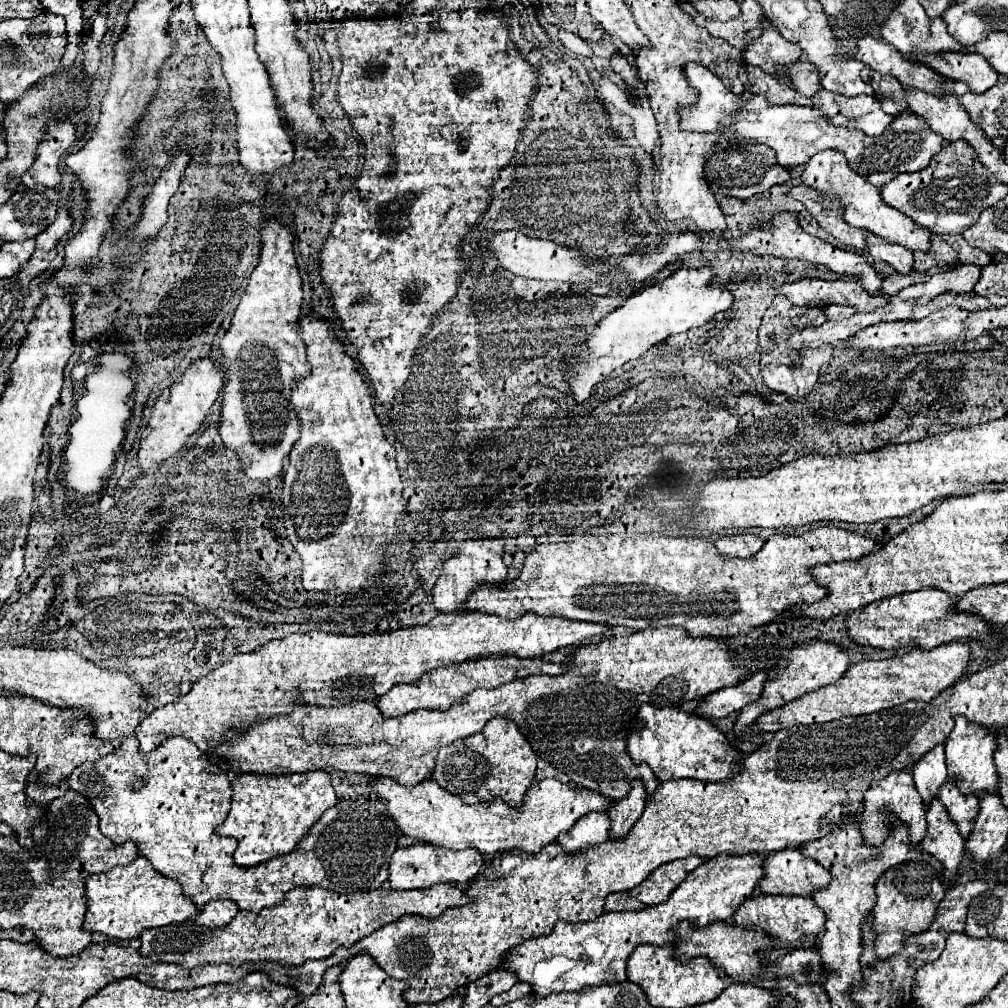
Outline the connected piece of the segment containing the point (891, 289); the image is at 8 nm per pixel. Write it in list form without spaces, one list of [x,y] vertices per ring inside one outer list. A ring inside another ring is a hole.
[[[935,269],[927,271],[925,275],[917,275],[915,271],[907,273],[907,275],[899,275],[899,273],[893,273],[893,275],[885,277],[885,281],[883,281],[883,287],[881,287],[881,295],[883,295],[883,293],[885,293],[885,295],[895,295],[895,293],[899,293],[901,289],[905,289],[905,287],[909,287],[909,285],[913,285],[913,283],[919,283],[919,281],[927,281],[927,279],[929,279],[927,275],[931,275],[931,273],[935,273]]]

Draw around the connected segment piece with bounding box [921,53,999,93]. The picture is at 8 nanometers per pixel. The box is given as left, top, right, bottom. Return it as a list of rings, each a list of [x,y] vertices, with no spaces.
[[[975,53],[925,55],[921,61],[931,69],[939,71],[939,75],[967,83],[975,93],[985,93],[999,79],[999,73],[989,67],[989,63],[981,55]]]

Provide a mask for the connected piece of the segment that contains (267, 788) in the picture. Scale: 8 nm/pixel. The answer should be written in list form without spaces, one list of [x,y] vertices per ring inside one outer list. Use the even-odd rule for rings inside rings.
[[[325,771],[291,773],[291,775],[251,775],[245,773],[233,783],[231,811],[219,833],[235,837],[239,841],[235,851],[235,865],[255,867],[283,853],[291,853],[301,839],[305,839],[311,827],[321,815],[337,803],[331,779]]]

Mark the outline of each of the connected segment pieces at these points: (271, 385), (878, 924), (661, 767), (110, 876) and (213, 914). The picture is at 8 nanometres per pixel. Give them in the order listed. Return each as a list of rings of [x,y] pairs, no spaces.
[[[267,223],[261,231],[261,243],[259,265],[251,273],[247,291],[221,339],[221,363],[227,365],[219,433],[227,449],[241,453],[241,471],[249,479],[269,481],[283,475],[285,459],[299,439],[299,423],[289,401],[289,389],[299,379],[305,379],[311,369],[299,337],[303,291],[291,247],[293,235],[279,223]]]
[[[907,861],[895,865],[877,881],[875,893],[877,903],[873,907],[873,931],[877,933],[873,941],[873,953],[879,959],[889,959],[905,949],[905,939],[911,935],[919,935],[927,927],[931,927],[935,919],[935,909],[945,895],[945,887],[939,881],[941,875],[933,865],[925,865],[925,861]]]
[[[645,703],[639,709],[639,717],[633,721],[633,729],[627,735],[627,751],[635,765],[649,763],[659,781],[669,779],[701,779],[701,781],[725,781],[741,767],[741,753],[731,747],[725,735],[707,719],[691,715],[681,707],[659,707]]]
[[[137,857],[127,867],[113,867],[107,873],[89,875],[85,879],[85,887],[89,901],[83,929],[89,933],[103,933],[109,939],[139,939],[145,929],[181,923],[199,911],[191,899],[183,897],[181,885],[177,881],[159,875],[159,871],[155,871],[143,857]]]
[[[219,899],[219,901],[209,901],[197,915],[195,923],[203,927],[221,927],[227,925],[235,915],[239,907],[229,901],[229,899]]]

